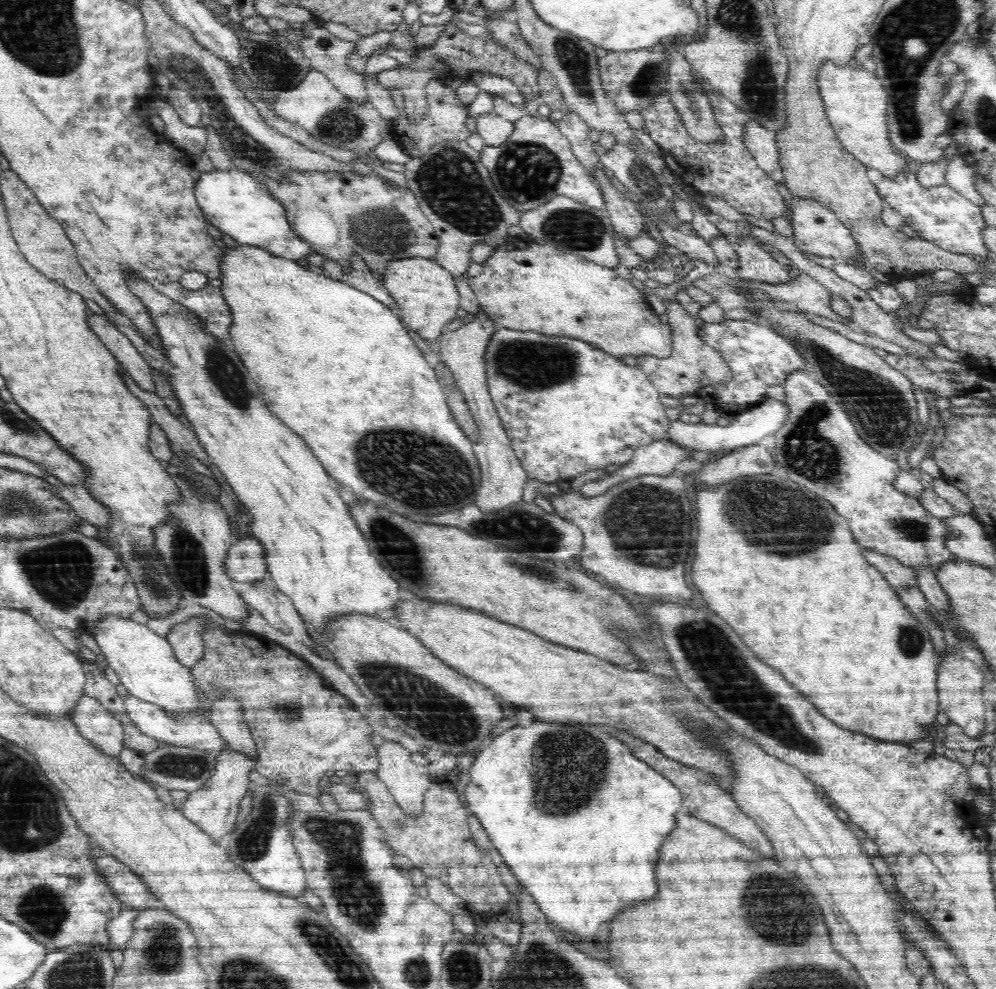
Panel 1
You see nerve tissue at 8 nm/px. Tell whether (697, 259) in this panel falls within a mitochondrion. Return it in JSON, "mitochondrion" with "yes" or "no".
{"mitochondrion":"no"}

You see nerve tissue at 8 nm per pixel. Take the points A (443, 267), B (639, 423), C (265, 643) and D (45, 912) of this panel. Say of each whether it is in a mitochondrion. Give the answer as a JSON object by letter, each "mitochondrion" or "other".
{"A":"other","B":"other","C":"other","D":"mitochondrion"}

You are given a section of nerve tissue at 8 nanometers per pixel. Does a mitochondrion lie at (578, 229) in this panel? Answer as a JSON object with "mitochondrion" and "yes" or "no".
{"mitochondrion":"yes"}

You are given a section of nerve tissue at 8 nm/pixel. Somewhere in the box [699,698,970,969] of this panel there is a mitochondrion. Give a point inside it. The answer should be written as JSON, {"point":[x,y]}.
{"point":[772,912]}

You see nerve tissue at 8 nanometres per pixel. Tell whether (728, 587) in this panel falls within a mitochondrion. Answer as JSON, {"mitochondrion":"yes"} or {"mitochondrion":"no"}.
{"mitochondrion":"no"}

